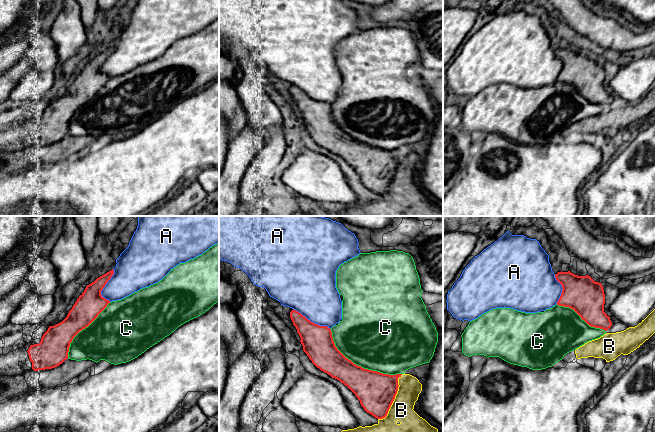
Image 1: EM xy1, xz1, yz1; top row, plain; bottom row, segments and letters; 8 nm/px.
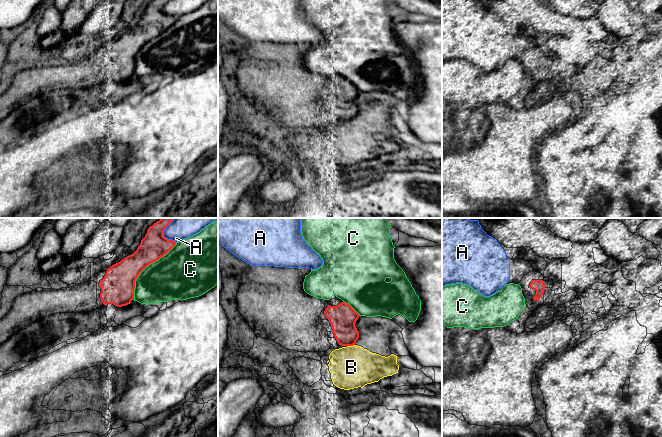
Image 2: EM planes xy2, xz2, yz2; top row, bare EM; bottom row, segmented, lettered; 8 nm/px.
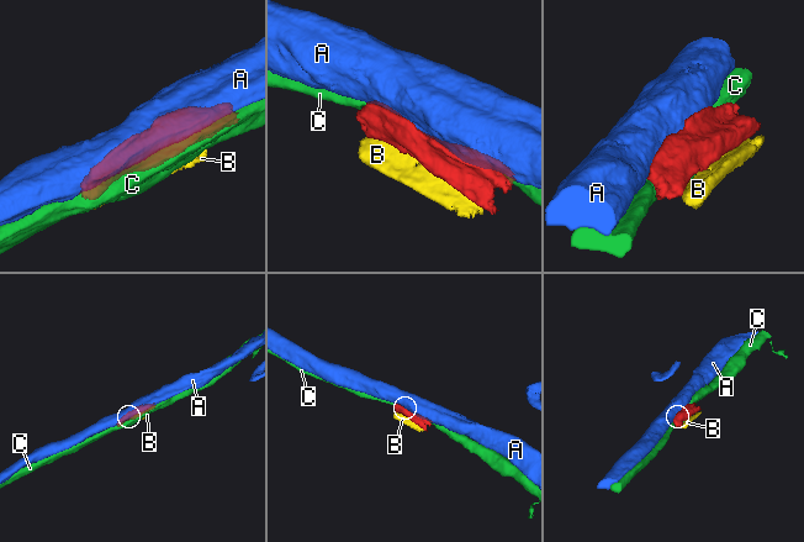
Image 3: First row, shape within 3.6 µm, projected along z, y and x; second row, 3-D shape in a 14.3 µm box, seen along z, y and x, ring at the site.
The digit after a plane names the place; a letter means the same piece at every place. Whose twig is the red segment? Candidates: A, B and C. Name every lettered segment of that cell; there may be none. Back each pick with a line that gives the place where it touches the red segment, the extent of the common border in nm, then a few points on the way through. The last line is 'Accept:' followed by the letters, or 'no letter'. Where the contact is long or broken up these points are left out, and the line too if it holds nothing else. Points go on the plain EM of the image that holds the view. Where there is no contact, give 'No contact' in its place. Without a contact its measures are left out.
Accept: no letter

